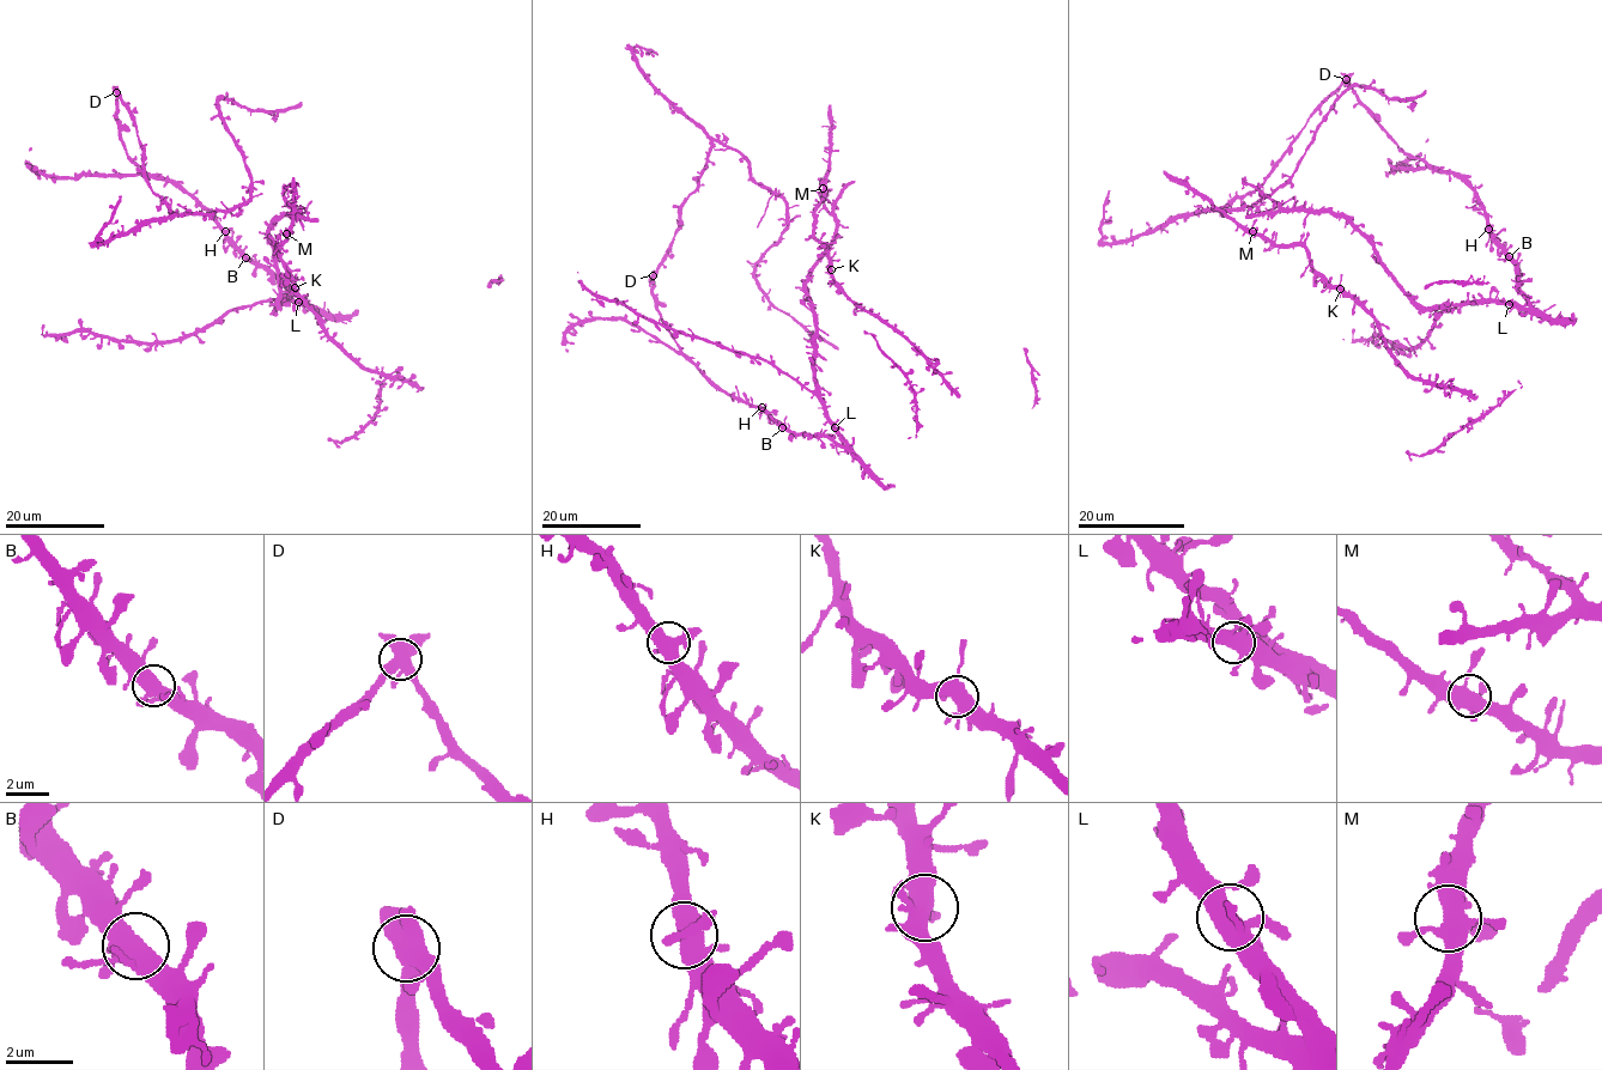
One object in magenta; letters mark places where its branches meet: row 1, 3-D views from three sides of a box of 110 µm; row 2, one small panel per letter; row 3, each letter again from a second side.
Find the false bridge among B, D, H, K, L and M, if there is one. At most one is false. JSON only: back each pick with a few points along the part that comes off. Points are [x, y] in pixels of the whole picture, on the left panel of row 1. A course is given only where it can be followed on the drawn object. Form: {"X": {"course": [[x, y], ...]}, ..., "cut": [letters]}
{"D": {"course": [[116, 92], [137, 131], [146, 183], [178, 216], [232, 211], [249, 198], [222, 98], [264, 110], [302, 102]]}, "cut": ["D"]}

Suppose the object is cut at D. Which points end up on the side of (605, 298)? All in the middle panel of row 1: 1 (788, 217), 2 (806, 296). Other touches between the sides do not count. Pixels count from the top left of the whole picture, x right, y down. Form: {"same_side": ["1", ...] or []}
{"same_side": ["2"]}

